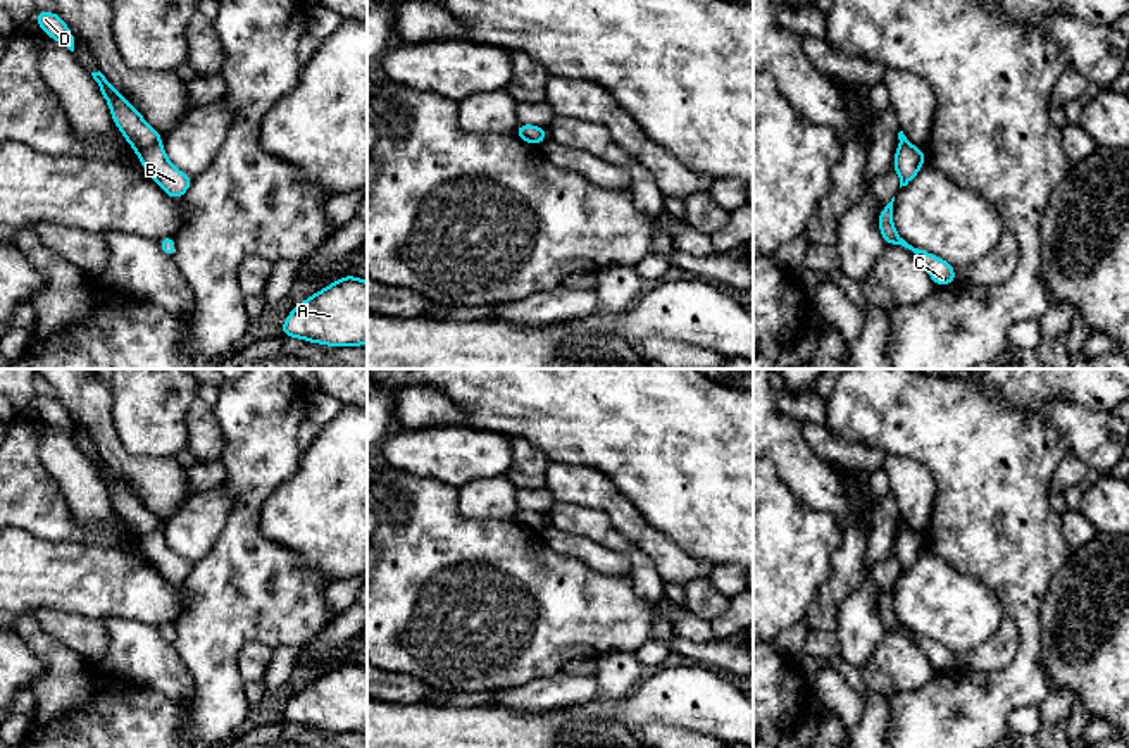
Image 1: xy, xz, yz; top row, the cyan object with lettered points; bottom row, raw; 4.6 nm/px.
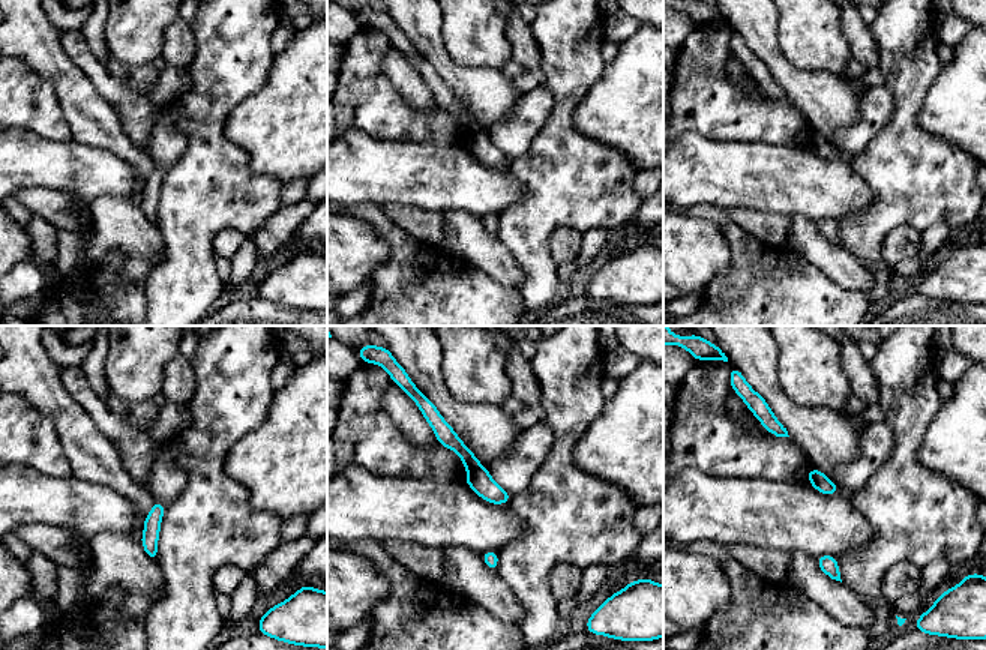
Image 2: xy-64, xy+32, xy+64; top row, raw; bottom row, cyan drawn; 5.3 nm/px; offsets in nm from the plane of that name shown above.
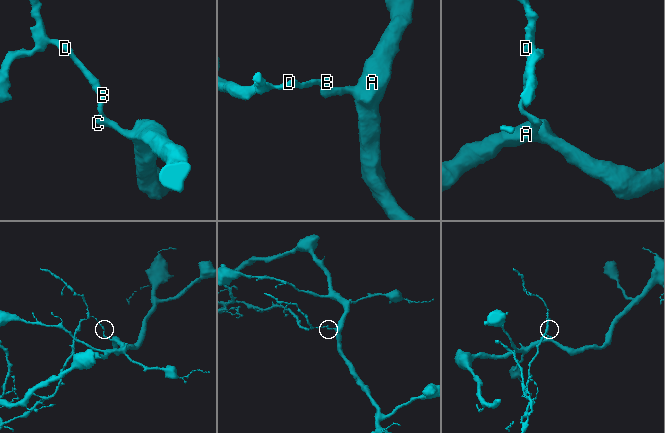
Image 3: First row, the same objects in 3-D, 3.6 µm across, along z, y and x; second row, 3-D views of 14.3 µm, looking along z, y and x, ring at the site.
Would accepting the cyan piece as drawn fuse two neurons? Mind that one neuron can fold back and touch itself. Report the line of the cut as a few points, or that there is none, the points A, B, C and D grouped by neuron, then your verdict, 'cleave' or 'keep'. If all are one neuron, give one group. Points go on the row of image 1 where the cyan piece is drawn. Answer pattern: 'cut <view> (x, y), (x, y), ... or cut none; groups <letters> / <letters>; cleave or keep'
cut xy (161, 140), (137, 152); groups A B C / D; cleave

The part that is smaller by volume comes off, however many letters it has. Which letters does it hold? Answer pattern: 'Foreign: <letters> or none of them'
Foreign: D

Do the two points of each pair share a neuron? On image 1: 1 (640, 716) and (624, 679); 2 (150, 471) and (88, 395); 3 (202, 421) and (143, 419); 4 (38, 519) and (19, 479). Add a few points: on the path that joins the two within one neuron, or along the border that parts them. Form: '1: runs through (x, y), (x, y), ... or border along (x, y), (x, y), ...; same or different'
1: border along (642, 681), (628, 693), (598, 697); different
2: runs through (128, 464), (107, 443), (102, 423), (97, 417); same
3: border along (195, 397), (185, 419), (185, 448); different
4: runs through (38, 509), (21, 490); same

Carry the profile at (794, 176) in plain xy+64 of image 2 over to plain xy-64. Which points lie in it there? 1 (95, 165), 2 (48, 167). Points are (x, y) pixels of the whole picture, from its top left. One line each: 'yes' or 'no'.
1: yes
2: yes

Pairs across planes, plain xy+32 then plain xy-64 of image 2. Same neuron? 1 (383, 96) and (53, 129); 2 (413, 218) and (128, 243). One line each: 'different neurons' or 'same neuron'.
1: same neuron
2: different neurons

